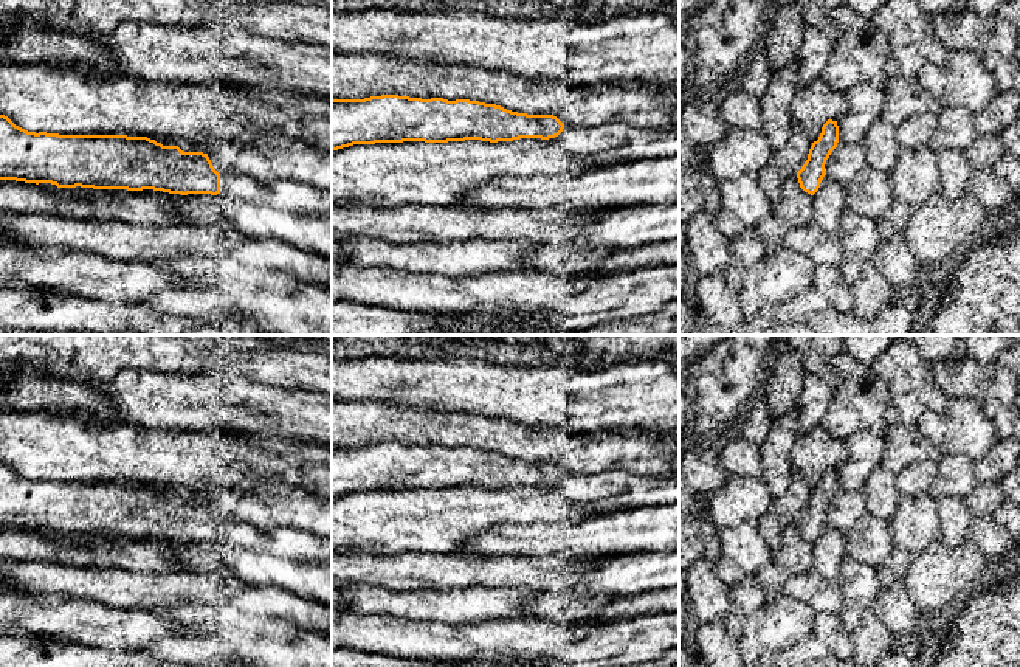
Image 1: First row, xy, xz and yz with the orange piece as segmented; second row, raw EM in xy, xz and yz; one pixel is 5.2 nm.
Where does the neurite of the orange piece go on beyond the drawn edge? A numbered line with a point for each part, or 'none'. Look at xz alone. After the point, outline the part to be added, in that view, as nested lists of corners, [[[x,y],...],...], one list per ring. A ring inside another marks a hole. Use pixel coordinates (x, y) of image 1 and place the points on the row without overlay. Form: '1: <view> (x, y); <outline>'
none

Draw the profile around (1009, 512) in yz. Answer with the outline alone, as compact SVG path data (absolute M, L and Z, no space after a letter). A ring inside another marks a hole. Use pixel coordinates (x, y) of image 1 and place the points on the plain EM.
M1006 501L1001 506L1001 523L1012 532L1020 534L1020 506Z

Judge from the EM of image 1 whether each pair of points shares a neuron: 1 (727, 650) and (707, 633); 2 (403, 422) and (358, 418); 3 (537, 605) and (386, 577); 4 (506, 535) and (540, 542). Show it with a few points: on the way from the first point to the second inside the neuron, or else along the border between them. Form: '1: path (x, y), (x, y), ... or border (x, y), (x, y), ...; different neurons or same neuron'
1: path (723, 649), (712, 638); same neuron
2: path (392, 422), (369, 422); same neuron
3: border (540, 591), (546, 593); different neurons
4: path (513, 539), (532, 540); same neuron

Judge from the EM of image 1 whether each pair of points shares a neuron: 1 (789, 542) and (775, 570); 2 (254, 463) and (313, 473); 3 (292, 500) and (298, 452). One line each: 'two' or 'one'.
1: one
2: one
3: two

